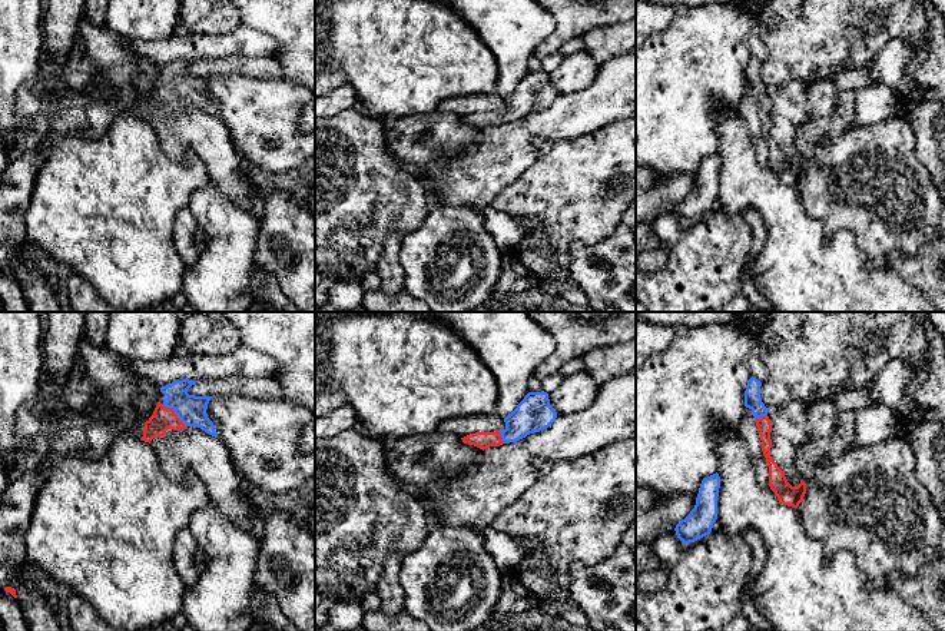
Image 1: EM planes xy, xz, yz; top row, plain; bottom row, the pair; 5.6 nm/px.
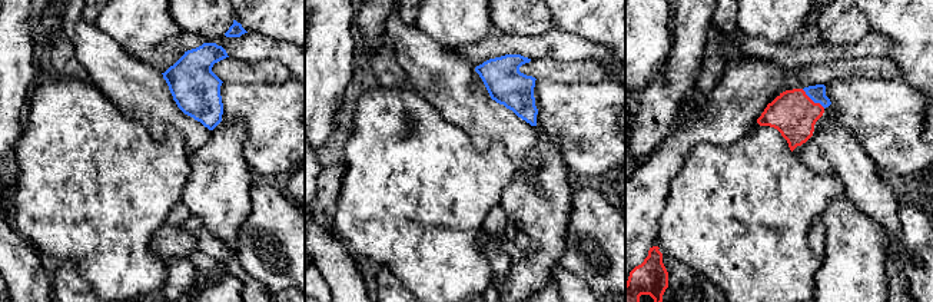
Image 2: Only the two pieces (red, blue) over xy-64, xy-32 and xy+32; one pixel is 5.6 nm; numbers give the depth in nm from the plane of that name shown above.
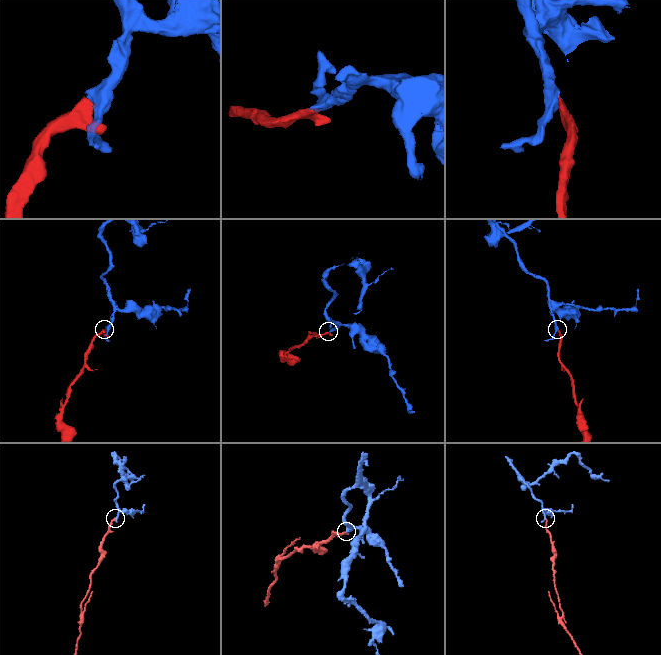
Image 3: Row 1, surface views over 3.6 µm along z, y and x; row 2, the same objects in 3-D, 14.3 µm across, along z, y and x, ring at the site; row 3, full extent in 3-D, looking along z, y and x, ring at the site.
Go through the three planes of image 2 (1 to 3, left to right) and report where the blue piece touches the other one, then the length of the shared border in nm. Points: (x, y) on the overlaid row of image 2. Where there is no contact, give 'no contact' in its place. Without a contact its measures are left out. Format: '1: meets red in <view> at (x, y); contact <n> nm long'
1: no contact
2: no contact
3: meets red in xy+32 at (812, 100); contact 170 nm long

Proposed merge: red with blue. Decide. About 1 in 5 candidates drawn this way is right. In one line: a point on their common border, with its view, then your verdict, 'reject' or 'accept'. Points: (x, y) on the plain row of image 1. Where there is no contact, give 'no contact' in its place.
xy (175, 93) | accept

